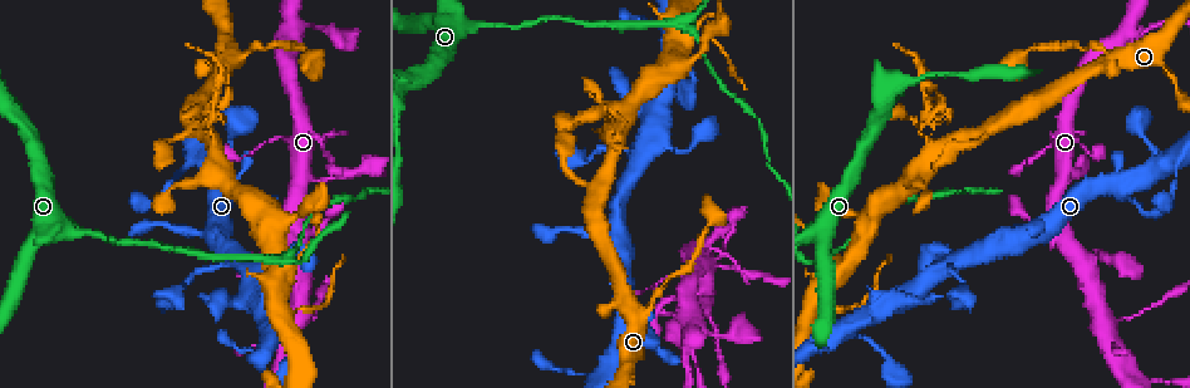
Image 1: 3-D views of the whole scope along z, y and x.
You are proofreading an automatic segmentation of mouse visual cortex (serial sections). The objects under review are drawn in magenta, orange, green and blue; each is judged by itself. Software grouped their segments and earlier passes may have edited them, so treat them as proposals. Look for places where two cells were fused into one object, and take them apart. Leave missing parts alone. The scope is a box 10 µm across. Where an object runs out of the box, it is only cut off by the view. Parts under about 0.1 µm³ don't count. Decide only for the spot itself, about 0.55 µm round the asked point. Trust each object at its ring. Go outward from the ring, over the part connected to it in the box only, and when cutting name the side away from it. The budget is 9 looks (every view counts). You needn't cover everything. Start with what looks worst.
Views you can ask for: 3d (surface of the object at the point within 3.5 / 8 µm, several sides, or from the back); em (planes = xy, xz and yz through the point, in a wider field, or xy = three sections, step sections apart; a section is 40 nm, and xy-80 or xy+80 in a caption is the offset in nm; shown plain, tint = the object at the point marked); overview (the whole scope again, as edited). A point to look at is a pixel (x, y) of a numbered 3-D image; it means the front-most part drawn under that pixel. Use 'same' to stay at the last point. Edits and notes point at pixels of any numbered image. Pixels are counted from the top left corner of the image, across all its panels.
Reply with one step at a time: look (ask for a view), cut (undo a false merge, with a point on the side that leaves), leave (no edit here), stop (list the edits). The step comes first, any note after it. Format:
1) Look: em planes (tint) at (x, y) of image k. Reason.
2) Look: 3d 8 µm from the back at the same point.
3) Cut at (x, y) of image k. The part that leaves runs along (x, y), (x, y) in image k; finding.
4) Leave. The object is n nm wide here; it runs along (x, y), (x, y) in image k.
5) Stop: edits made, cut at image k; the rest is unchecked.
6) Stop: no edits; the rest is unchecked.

Look: 3d 3.5 µm at (1099, 46) of image 1. Calibre changes.

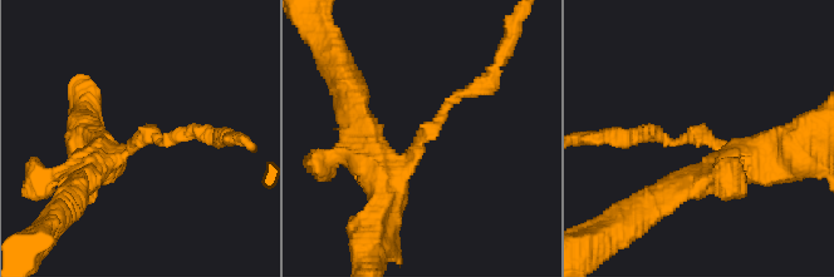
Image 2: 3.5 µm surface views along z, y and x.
Look: em xy step 1 (tint) at (706, 140) of image 2. The arms are 150, 450 nm wide.

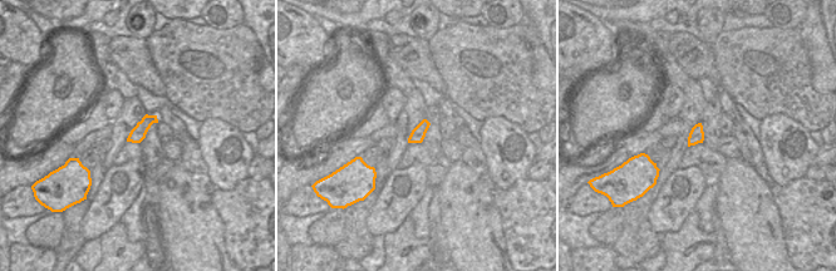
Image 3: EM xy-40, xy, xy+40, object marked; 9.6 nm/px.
Leave. It runs along (771, 163), (656, 132) in image 2; continuous, no second cell.

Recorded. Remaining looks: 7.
Look: 3d 3.5 µm at (722, 267) of image 1. Thin neck.

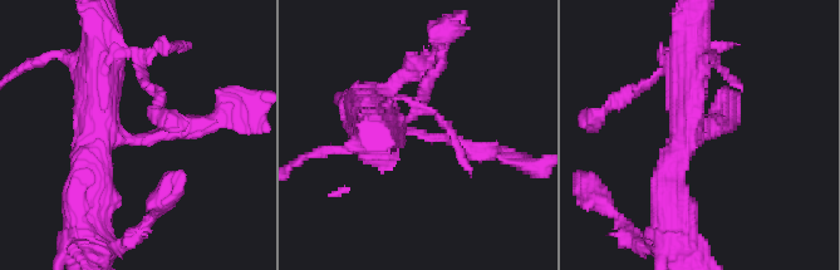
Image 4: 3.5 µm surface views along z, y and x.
Look: em xy step 3 (tint) at (414, 133) of image 4. 3 arms meet here; the arms are 250, 400, 450 nm wide.

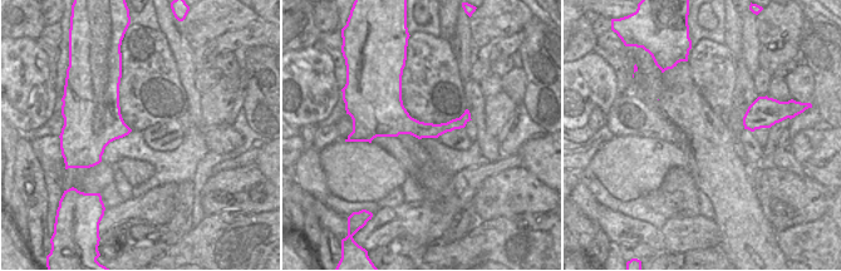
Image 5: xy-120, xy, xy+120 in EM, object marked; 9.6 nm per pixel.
Leave. It runs along (102, 83), (98, 133), (143, 141), (210, 122) in image 4; continuous, no second cell.

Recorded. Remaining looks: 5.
Look: 3d 3.5 µm at (709, 306) of image 1. Small branch off a trunk.

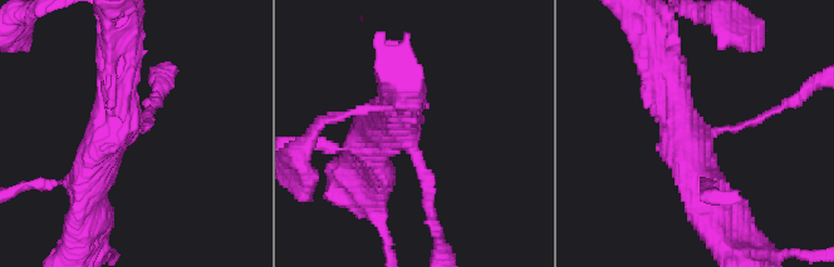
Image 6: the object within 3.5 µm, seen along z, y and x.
Look: em planes (tint) at (697, 132) of image 6. 3 arms meet here; the arms are 150, 400, 450 nm wide; shape alone is not enough.

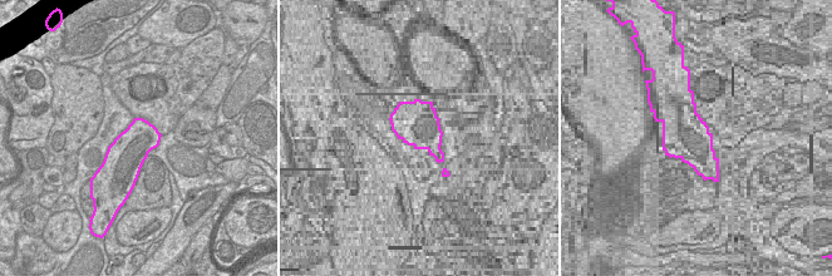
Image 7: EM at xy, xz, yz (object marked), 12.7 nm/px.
Leave. It runs along (660, 47), (682, 143), (711, 197) in image 6; one cell here.

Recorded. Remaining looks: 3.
Look: 3d 8 µm from the back at (964, 282) of image 1. Narrows sharply.

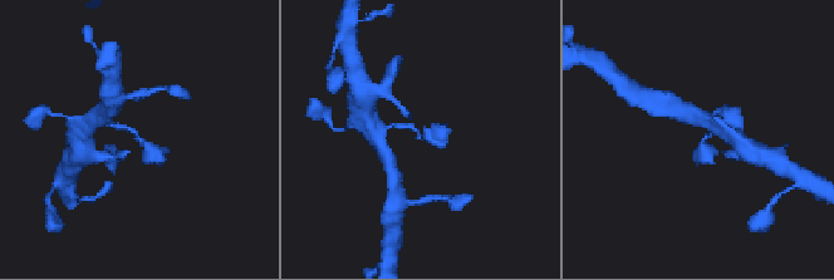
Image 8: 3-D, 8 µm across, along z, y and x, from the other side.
Look: 3d 3.5 µm at the same point. Zoom in.

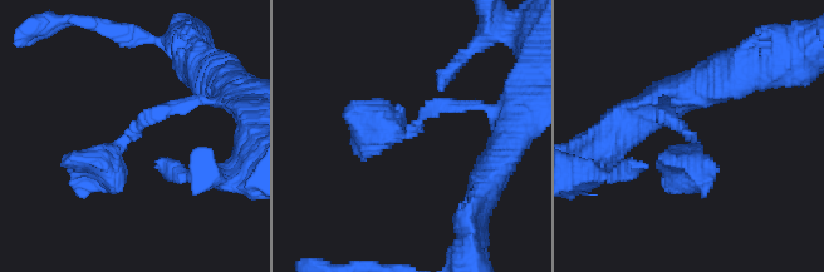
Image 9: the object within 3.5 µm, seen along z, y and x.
Leave. It runs along (185, 103), (147, 114), (84, 196) in image 9; continuous, no second cell.

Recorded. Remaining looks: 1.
Stop: no edits; the rest is unchecked.

